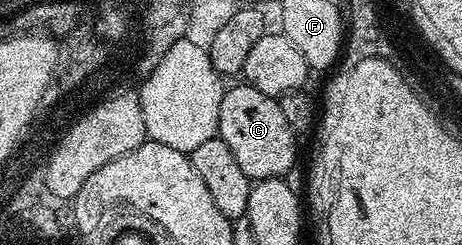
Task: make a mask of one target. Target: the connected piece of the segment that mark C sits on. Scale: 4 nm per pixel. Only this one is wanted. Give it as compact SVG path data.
M239 82L236 88L228 87L221 98L219 130L217 135L233 150L241 170L251 181L274 180L286 177L295 164L297 133L285 122L278 99L261 94L252 84Z

